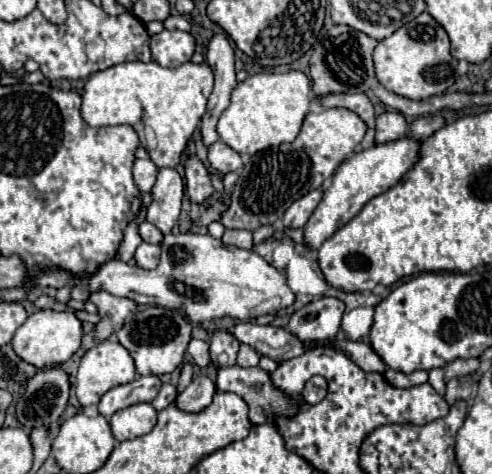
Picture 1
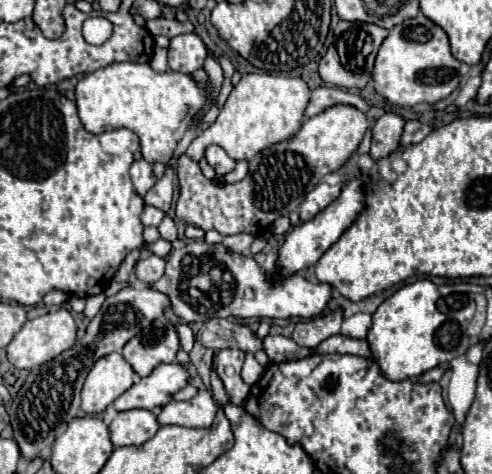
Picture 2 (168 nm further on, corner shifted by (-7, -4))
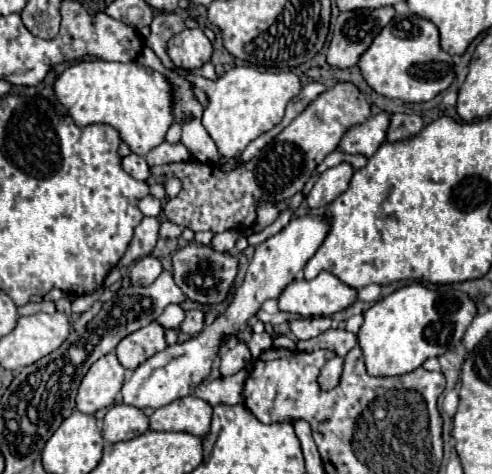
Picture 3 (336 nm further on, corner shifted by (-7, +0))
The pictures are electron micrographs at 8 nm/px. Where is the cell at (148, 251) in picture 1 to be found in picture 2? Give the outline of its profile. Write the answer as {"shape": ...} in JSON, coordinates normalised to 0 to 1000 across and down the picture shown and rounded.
{"shape":[[[301,538],[293,546],[285,546],[276,555],[276,584],[297,597],[297,601],[309,601],[317,597],[329,580],[333,580],[333,546],[321,542],[321,538]]]}

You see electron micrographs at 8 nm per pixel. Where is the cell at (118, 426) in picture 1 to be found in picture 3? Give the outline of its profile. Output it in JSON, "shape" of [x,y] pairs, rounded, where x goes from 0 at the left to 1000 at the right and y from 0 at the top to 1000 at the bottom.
{"shape":[[[232,854],[207,884],[207,918],[224,935],[260,930],[301,909],[305,884],[268,854]]]}

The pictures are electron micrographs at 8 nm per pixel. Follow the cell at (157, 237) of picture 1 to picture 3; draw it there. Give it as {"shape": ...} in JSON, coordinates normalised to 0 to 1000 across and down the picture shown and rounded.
{"shape":[[[321,458],[289,462],[289,470],[272,483],[272,504],[264,508],[264,521],[240,555],[240,563],[248,572],[256,572],[285,542],[297,542],[309,534],[309,525],[317,521],[317,508],[321,508],[321,479],[325,479]]]}

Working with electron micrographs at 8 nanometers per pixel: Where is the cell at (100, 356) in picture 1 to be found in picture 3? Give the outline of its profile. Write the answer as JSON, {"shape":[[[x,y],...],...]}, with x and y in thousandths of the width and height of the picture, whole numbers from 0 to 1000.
{"shape":[[[232,745],[199,757],[167,800],[167,812],[154,833],[154,863],[163,871],[191,876],[199,863],[224,859],[244,829],[252,808],[256,778],[244,770]]]}

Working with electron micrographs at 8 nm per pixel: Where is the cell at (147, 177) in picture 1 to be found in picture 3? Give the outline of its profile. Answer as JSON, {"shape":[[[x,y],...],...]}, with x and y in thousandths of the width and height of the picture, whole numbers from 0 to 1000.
{"shape":[[[264,323],[260,331],[248,335],[248,357],[280,382],[297,382],[305,373],[305,352],[301,352],[297,335],[276,323]]]}

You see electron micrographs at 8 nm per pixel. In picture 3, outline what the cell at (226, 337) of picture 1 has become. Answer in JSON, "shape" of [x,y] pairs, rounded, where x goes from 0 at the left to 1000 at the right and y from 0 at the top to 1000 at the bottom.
{"shape":[[[480,724],[476,732],[455,736],[451,757],[447,757],[447,787],[451,787],[455,795],[476,791],[476,787],[484,787],[488,778],[496,778],[504,762],[512,762],[512,749],[508,749],[500,724]]]}

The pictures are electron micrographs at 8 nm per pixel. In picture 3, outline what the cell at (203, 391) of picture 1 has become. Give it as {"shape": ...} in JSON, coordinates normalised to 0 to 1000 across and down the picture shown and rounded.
{"shape":[[[390,833],[317,863],[305,880],[309,909],[378,909],[390,918],[419,918],[427,892],[431,854]]]}

